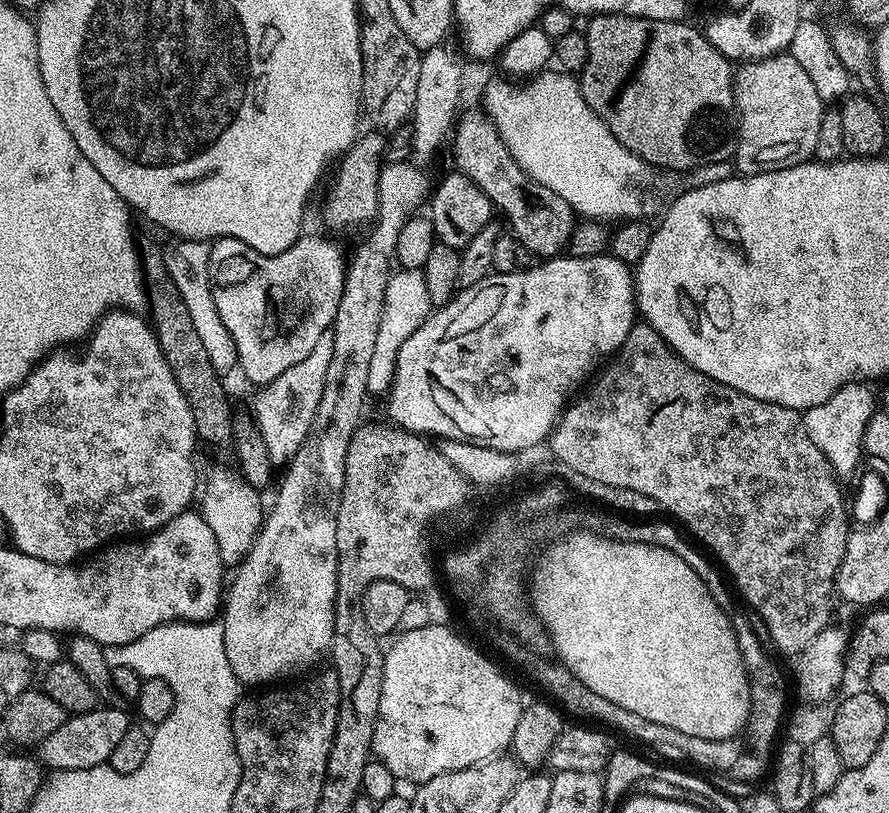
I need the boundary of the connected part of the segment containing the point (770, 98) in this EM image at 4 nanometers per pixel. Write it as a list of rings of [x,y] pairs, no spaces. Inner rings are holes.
[[[791,54],[741,63],[734,72],[734,87],[738,117],[734,168],[740,176],[786,170],[815,157],[826,101],[814,90],[810,74],[794,62]]]

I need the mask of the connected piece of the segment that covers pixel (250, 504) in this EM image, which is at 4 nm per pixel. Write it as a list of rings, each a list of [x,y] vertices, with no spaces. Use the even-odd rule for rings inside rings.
[[[216,468],[208,476],[208,481],[203,481],[202,496],[204,492],[204,508],[202,507],[202,515],[206,526],[210,526],[211,532],[214,534],[214,542],[218,542],[218,554],[222,558],[225,566],[238,566],[246,558],[246,554],[252,549],[256,536],[260,533],[260,525],[262,523],[262,508],[260,512],[261,493],[251,488],[243,477],[237,474],[231,468]]]

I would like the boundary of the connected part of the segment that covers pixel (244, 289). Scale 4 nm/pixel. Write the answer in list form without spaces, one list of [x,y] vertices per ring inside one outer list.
[[[301,235],[300,239],[294,242],[294,246],[290,246],[290,250],[273,256],[267,256],[250,246],[246,246],[246,242],[238,238],[222,236],[218,240],[211,241],[208,277],[214,294],[214,306],[218,310],[218,318],[222,318],[222,326],[230,334],[231,345],[237,348],[236,363],[238,368],[244,371],[244,376],[250,383],[256,384],[255,386],[263,386],[274,382],[274,378],[278,378],[278,374],[284,374],[286,370],[290,370],[290,366],[298,366],[298,362],[302,362],[302,358],[306,358],[306,354],[310,354],[310,350],[314,350],[314,346],[318,346],[318,338],[322,338],[322,334],[331,329],[332,320],[336,317],[338,302],[342,298],[342,290],[344,289],[345,271],[346,252],[344,256],[343,250],[334,241],[323,240],[320,236]]]

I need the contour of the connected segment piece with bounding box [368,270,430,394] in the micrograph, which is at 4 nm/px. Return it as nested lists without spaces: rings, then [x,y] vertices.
[[[396,270],[388,277],[386,286],[386,298],[384,299],[384,309],[382,310],[382,322],[378,326],[378,338],[374,341],[374,354],[370,357],[370,378],[368,379],[369,393],[387,393],[392,386],[392,379],[396,377],[396,355],[398,350],[402,350],[402,342],[422,326],[422,322],[430,315],[430,305],[426,294],[426,278],[420,270]]]

